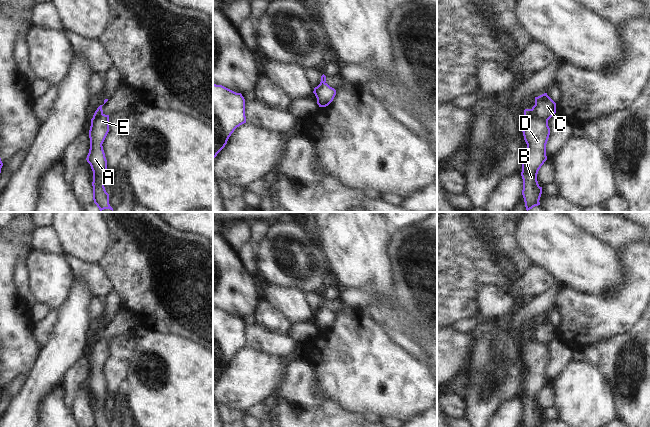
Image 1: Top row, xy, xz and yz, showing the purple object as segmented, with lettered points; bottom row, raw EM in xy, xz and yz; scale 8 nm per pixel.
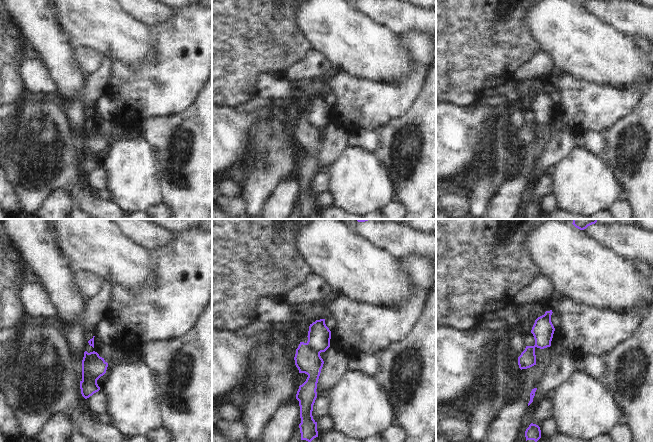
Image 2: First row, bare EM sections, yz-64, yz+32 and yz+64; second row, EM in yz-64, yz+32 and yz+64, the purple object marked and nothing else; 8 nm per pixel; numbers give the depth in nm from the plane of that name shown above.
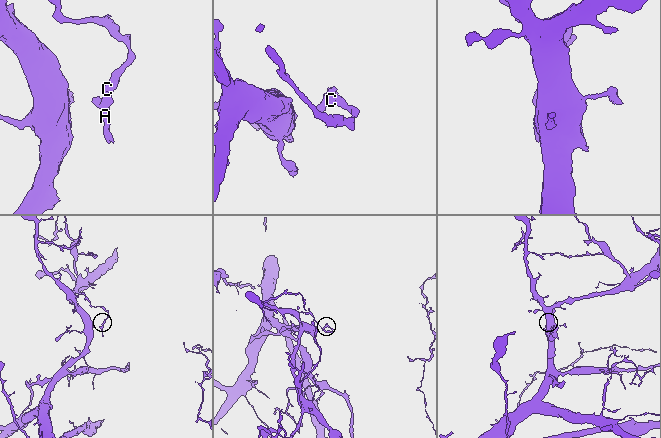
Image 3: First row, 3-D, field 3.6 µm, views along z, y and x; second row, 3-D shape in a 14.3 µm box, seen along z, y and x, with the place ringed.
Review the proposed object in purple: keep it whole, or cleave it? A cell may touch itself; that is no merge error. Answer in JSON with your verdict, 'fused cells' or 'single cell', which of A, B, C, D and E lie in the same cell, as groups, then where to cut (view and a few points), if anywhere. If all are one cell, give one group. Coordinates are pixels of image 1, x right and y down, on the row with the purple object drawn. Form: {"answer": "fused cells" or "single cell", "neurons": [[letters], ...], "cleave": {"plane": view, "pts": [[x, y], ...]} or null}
{"answer": "fused cells", "neurons": [["A", "B", "D", "E"], ["C"]], "cleave": {"plane": "yz", "pts": [[531, 109], [538, 118], [547, 121]]}}

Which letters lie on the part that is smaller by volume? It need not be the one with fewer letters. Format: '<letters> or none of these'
A, B, D, E

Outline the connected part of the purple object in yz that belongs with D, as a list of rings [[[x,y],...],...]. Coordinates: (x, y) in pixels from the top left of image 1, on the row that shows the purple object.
[[[525,109],[522,118],[522,132],[527,144],[526,152],[522,159],[523,190],[522,195],[526,210],[540,205],[542,187],[537,181],[537,174],[547,160],[546,144],[550,135],[548,121],[538,119],[532,109]]]

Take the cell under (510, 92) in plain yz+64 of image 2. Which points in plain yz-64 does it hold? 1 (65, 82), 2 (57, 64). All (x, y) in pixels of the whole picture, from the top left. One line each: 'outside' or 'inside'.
1: outside
2: outside

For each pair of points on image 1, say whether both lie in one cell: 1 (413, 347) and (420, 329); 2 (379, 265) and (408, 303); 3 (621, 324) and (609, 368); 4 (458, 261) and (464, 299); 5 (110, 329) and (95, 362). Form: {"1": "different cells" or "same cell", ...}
{"1": "different cells", "2": "different cells", "3": "different cells", "4": "same cell", "5": "same cell"}

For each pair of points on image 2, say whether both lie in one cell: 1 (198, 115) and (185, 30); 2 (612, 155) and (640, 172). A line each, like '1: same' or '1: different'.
1: different
2: same

